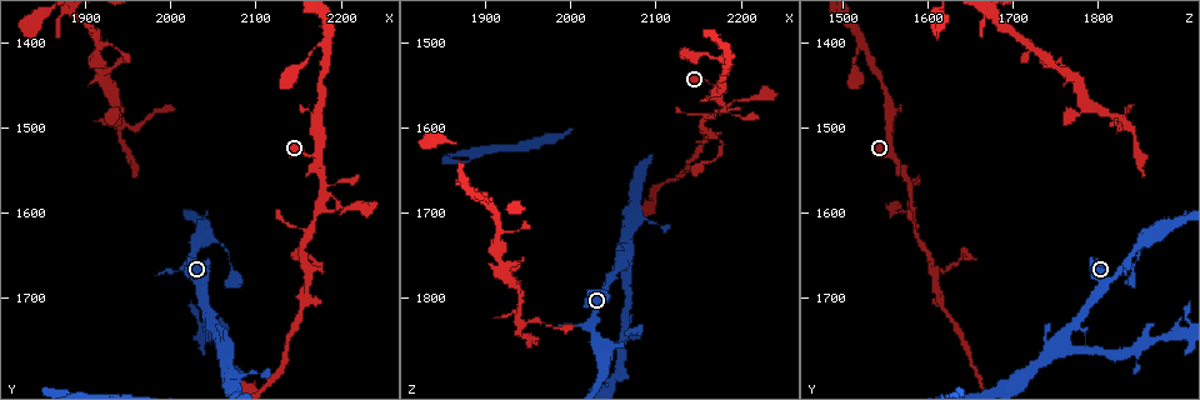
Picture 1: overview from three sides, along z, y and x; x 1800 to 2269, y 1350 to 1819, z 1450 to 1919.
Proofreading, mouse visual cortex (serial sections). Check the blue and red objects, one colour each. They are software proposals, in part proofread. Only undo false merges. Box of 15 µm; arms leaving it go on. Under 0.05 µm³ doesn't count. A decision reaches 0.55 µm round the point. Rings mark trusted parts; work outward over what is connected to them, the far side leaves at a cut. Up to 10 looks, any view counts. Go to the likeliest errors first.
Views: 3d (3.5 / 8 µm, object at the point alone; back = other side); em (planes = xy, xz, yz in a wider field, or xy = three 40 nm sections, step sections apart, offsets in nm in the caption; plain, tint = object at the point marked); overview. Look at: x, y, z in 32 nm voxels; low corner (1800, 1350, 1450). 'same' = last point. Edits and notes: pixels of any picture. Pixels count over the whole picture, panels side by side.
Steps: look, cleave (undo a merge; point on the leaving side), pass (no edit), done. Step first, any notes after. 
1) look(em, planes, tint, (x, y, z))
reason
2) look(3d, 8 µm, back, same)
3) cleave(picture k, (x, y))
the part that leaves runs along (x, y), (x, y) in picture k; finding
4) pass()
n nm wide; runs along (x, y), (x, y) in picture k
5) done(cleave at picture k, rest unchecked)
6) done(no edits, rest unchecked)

look(3d, 3.5 µm, back, (2175, 1530, 1555))
calibre changes

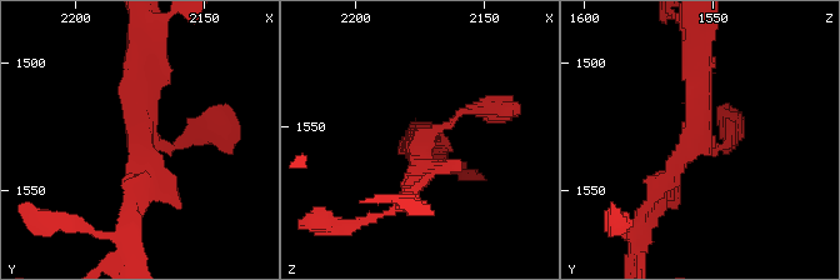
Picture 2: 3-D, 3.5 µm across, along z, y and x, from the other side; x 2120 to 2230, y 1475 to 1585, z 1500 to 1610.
look(em, xy, step 5, tint, (2174, 1531, 1555))
now the EM

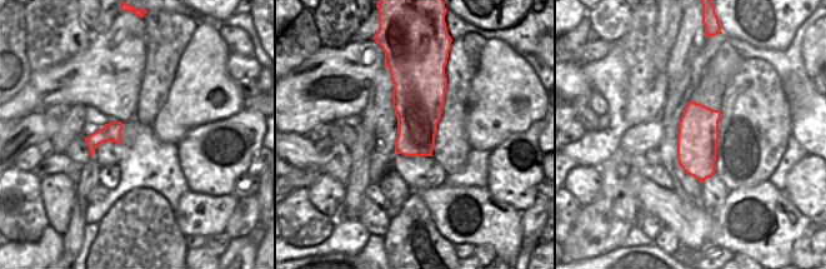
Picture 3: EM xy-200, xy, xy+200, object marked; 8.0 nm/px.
pass()
runs along (490, 106), (464, 109), (421, 141), (410, 193) in picture 2; all the same cell

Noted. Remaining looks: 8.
look(3d, 8 µm, (2175, 1590, 1580))
two arms in line, one across

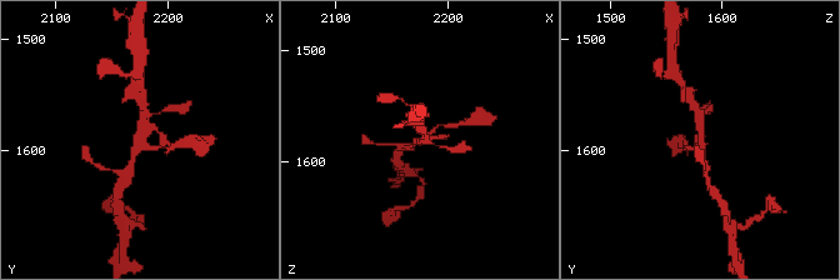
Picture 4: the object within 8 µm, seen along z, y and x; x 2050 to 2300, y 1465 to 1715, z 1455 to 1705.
look(3d, 3.5 µm, (2176, 1590, 1582))
closer look

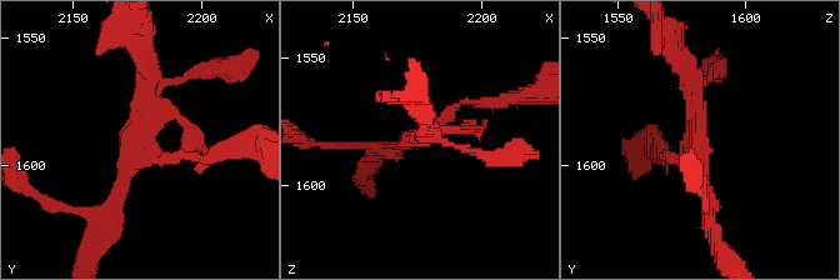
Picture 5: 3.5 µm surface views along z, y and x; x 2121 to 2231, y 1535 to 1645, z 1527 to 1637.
look(em, xy, step 1, tint, (2177, 1590, 1581))
3 arms; arms of 100, 150, 250 nm

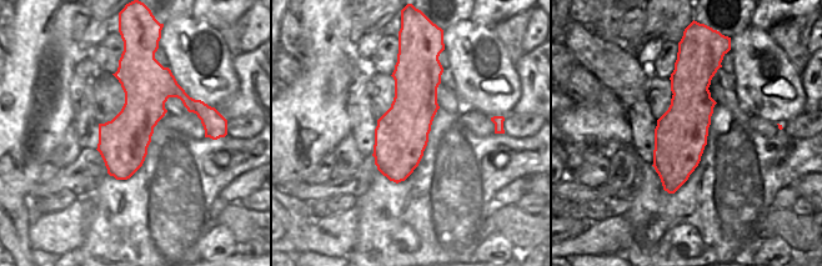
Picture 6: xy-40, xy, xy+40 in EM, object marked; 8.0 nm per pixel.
pass()
runs along (146, 56), (146, 134), (108, 214) in picture 5; continuous, no second cell

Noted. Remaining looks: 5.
look(3d, 3.5 µm, back, (2160, 1665, 1605))
a fork

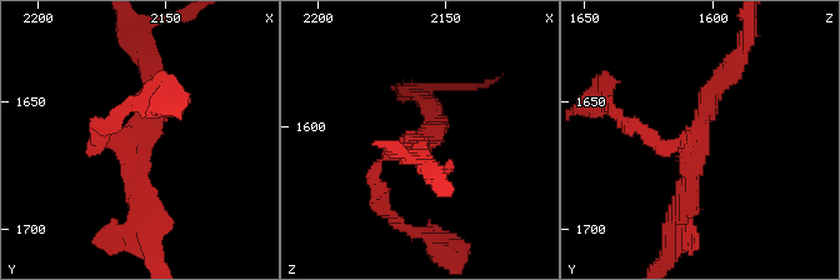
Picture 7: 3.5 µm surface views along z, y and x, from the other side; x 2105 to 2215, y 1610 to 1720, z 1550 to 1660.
look(em, xy, step 5, tint, (2162, 1665, 1606))
3 arms; arms of 150, 200, 250 nm; now the EM

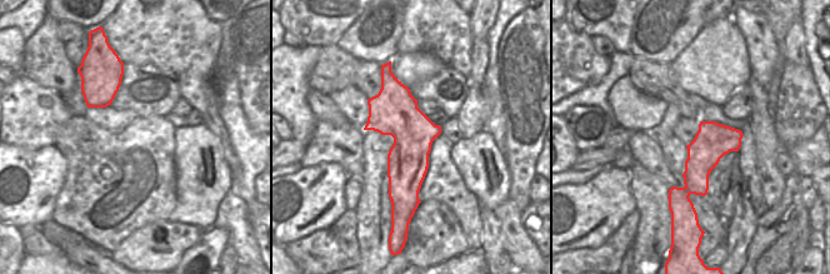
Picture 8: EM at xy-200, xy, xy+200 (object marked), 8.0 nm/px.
pass()
380 nm wide; runs along (389, 76), (404, 121), (401, 203) in picture 8; one cell here

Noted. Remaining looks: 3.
look(3d, 3.5 µm, (2065, 1745, 1760))
abrupt turn

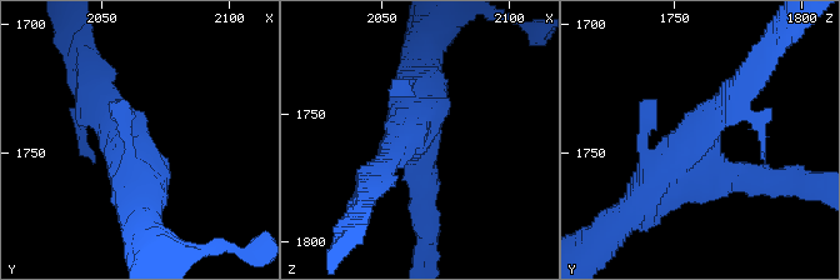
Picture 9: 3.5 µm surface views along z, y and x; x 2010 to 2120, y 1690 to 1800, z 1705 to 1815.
look(em, xy, step 3, tint, (2061, 1744, 1759))
shape alone is not enough

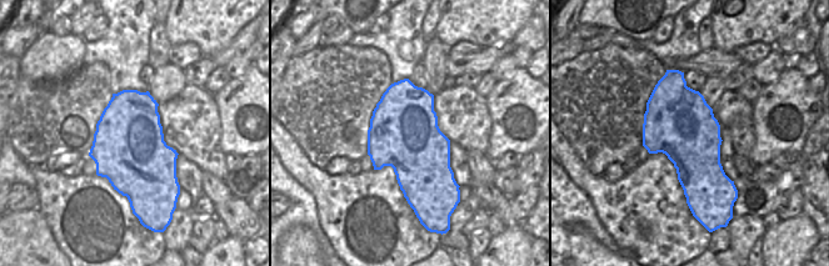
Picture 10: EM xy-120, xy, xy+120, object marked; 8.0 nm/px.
pass()
550 nm wide; runs along (733, 90), (695, 155), (634, 209) in picture 9; continuous, no second cell

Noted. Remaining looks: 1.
done(no edits, rest unchecked)

